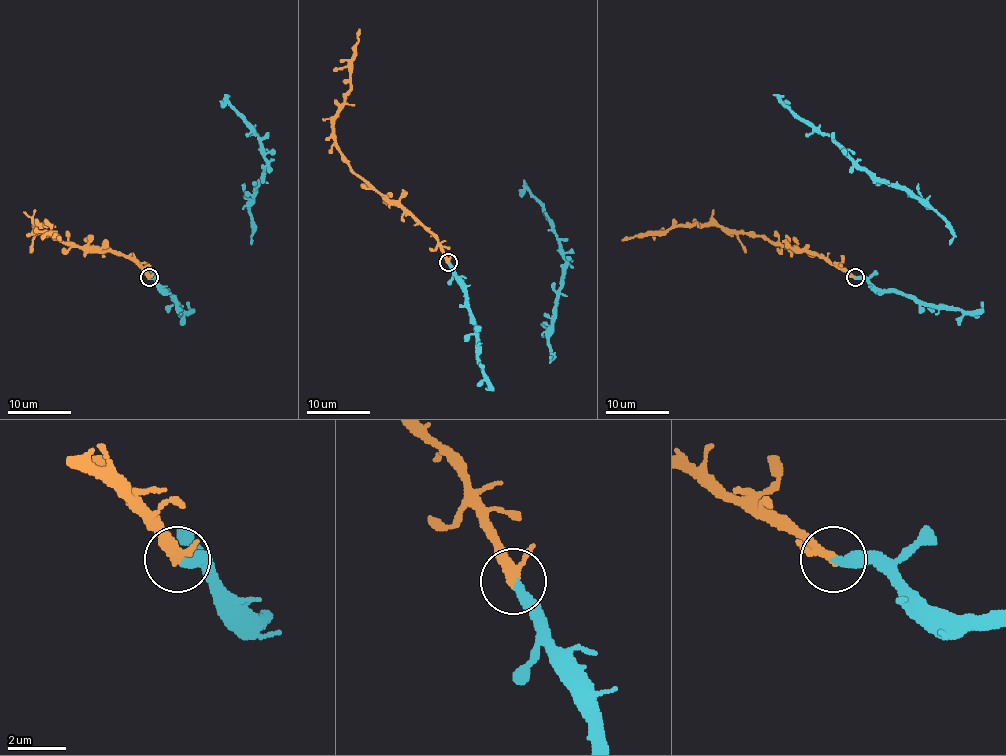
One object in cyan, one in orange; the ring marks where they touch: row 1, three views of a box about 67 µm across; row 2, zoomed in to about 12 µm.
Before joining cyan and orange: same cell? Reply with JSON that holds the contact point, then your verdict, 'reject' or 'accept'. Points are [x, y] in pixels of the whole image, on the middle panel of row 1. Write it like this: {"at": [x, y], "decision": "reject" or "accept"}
{"at": [448, 262], "decision": "accept"}

